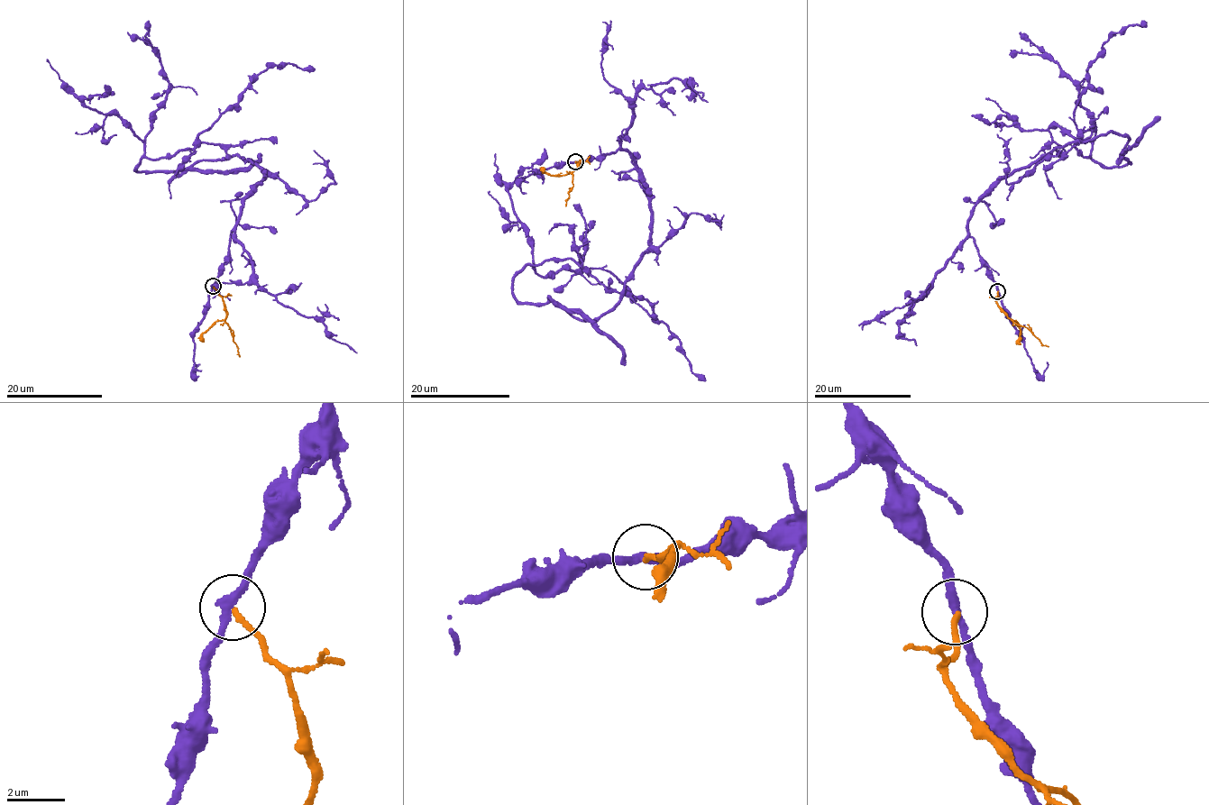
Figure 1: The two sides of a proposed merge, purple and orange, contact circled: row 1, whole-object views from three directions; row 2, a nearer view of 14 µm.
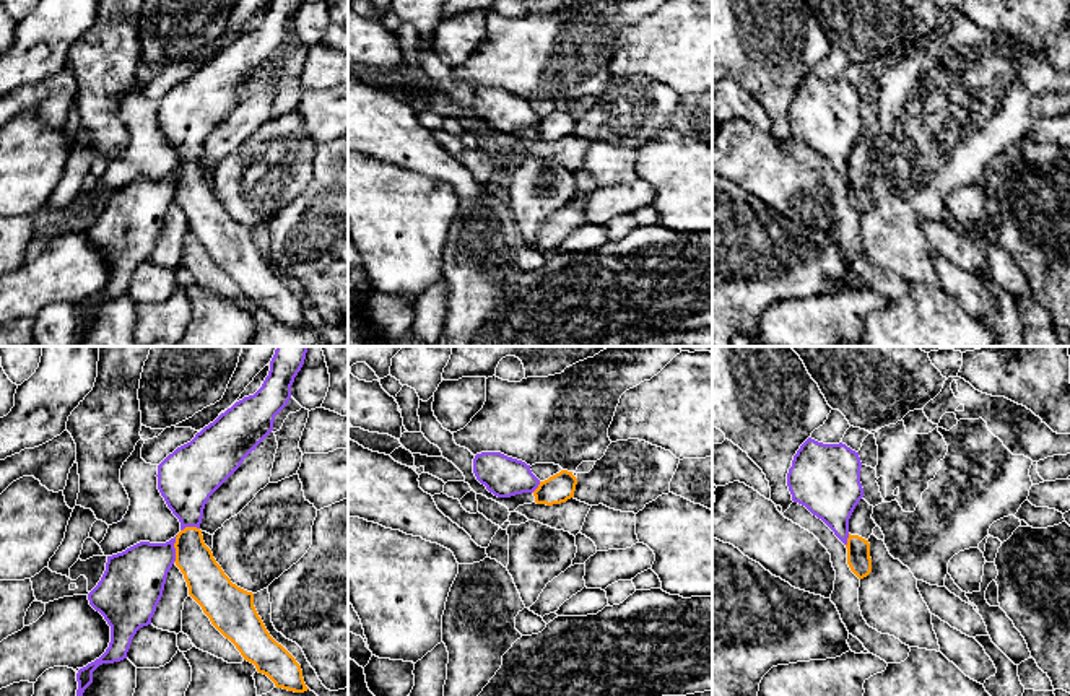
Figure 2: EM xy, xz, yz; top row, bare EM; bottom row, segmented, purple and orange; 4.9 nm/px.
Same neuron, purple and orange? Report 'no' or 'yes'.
no

